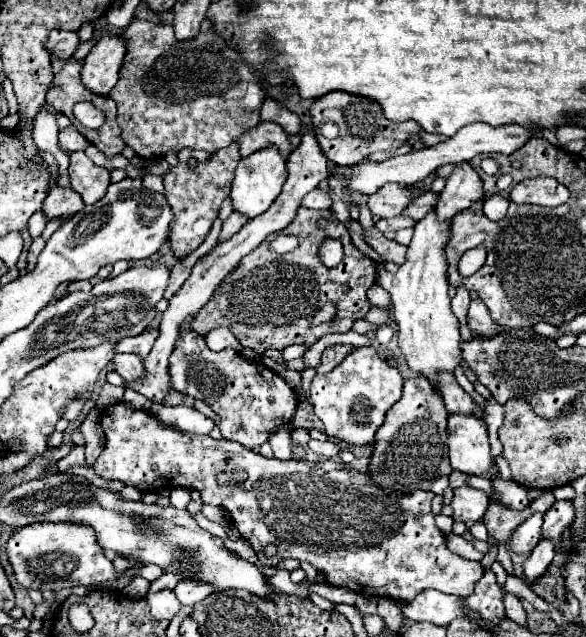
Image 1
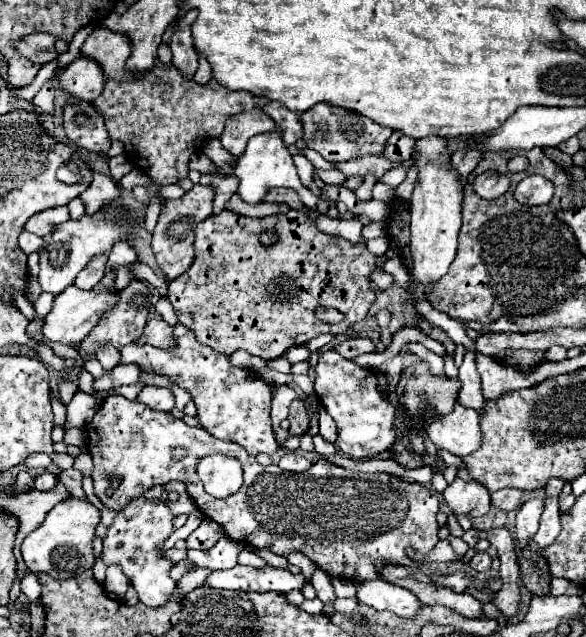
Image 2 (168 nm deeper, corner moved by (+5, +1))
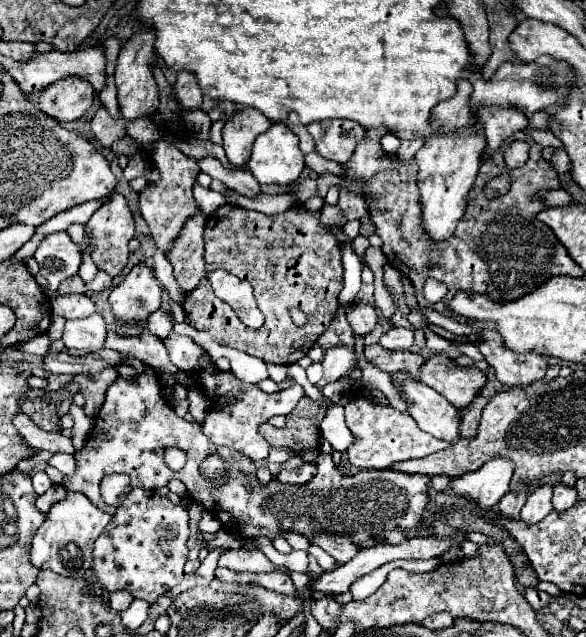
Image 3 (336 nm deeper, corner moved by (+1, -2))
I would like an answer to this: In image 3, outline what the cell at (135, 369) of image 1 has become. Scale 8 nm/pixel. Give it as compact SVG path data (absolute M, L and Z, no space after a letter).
M101 314L87 316L83 320L67 320L63 330L63 344L69 348L69 352L77 352L77 354L99 352L103 350L105 334L107 334L107 326Z

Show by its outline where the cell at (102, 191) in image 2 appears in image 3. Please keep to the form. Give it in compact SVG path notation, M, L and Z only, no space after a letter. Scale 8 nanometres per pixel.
M113 190L111 200L107 204L103 204L91 216L91 220L87 222L87 230L93 236L91 238L91 248L93 248L91 258L93 258L93 262L97 264L99 270L107 272L109 276L117 276L127 266L127 258L129 258L127 242L135 234L135 220L133 220L133 214L131 214L129 206L127 206L127 200L117 190Z

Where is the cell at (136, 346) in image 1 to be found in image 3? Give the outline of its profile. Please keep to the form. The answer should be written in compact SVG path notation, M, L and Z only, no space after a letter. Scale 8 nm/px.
M169 334L167 338L163 338L163 344L169 352L171 362L185 370L185 372L195 372L195 368L199 368L199 356L205 352L201 346L197 346L191 338L187 336L179 336L179 334Z

